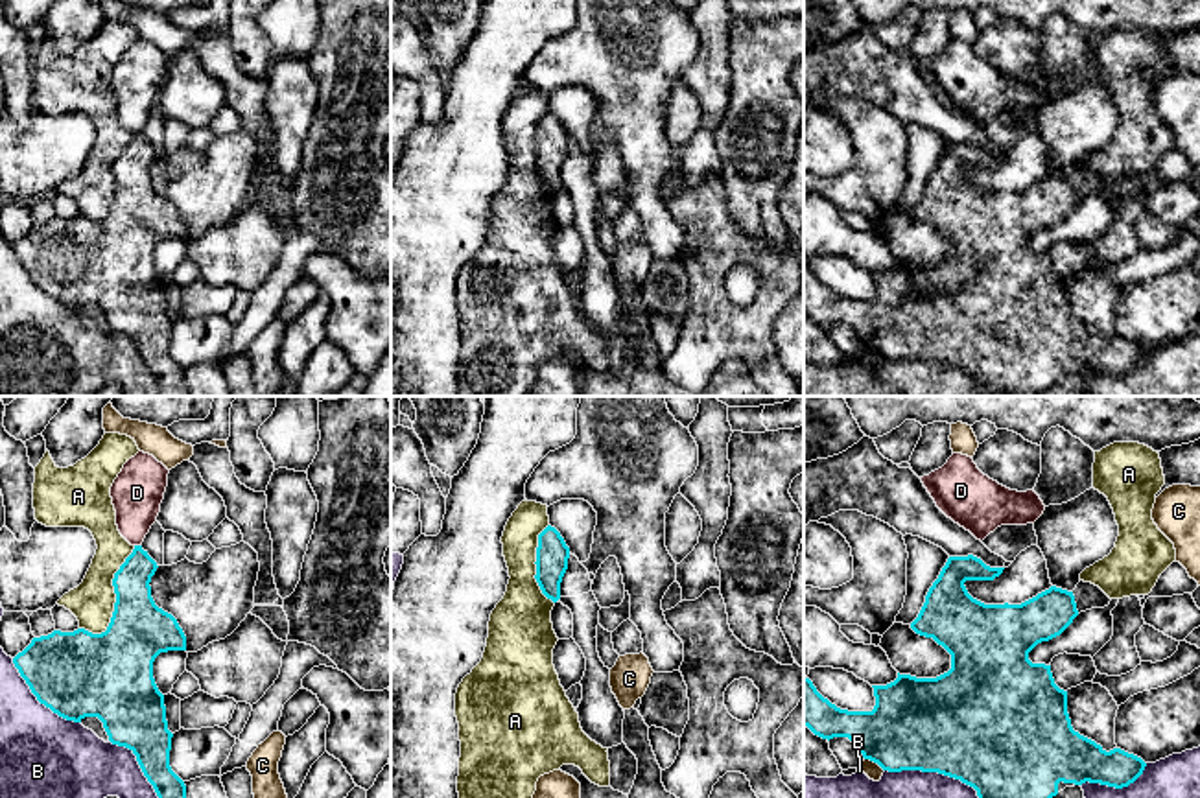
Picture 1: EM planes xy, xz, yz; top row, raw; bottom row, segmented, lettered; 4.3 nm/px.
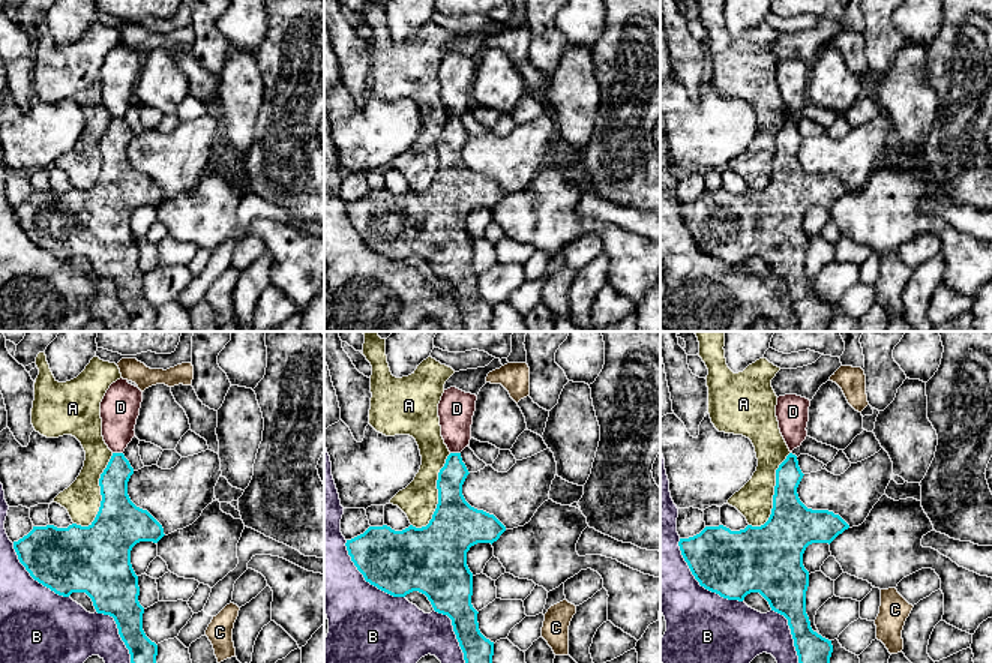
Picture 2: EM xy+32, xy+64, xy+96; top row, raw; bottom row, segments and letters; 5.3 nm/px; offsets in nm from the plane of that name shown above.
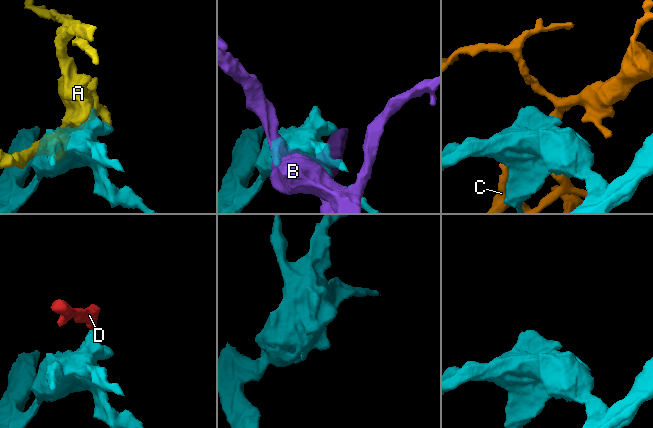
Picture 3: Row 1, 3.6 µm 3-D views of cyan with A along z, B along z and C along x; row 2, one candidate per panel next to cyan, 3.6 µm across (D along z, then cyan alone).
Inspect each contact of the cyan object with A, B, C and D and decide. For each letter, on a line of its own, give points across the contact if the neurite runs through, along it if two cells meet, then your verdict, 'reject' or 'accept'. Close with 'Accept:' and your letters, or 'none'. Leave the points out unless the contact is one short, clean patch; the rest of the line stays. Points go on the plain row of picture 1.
A: reject
B: reject
C: reject
D: border along xy (135, 131), (141, 133); reject
Accept: none

